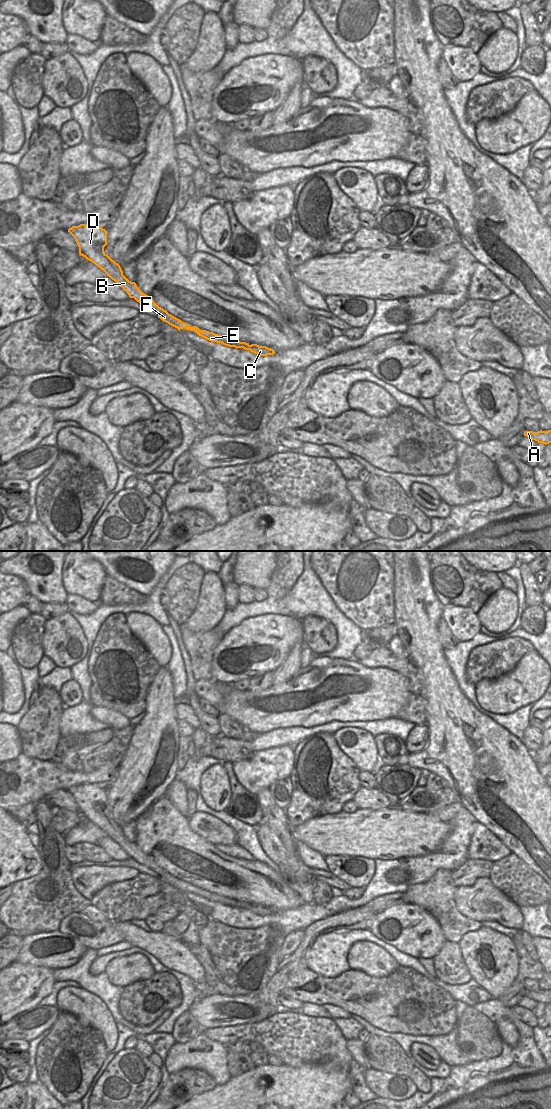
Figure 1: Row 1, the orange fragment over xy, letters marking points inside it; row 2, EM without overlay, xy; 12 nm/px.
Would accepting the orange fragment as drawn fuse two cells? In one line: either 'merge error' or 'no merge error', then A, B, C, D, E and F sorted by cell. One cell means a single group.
no merge error; groups A B C D E F

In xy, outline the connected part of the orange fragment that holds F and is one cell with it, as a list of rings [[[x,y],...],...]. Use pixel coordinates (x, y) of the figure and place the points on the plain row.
[[[80,784],[72,786],[68,792],[74,797],[78,807],[79,814],[87,820],[94,823],[107,836],[119,844],[124,851],[127,852],[130,858],[134,858],[140,864],[148,867],[158,874],[158,878],[177,888],[179,891],[182,888],[194,891],[197,895],[211,901],[221,903],[225,906],[243,908],[259,916],[267,916],[275,914],[275,911],[266,906],[257,904],[249,904],[240,902],[235,899],[230,899],[225,896],[215,894],[206,890],[200,890],[197,886],[191,887],[187,883],[183,883],[180,879],[172,876],[166,870],[159,867],[154,860],[148,855],[139,850],[135,842],[129,841],[124,835],[118,823],[112,820],[105,812],[104,807],[107,805],[107,791],[96,784]]]

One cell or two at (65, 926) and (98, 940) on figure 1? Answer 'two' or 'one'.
one

